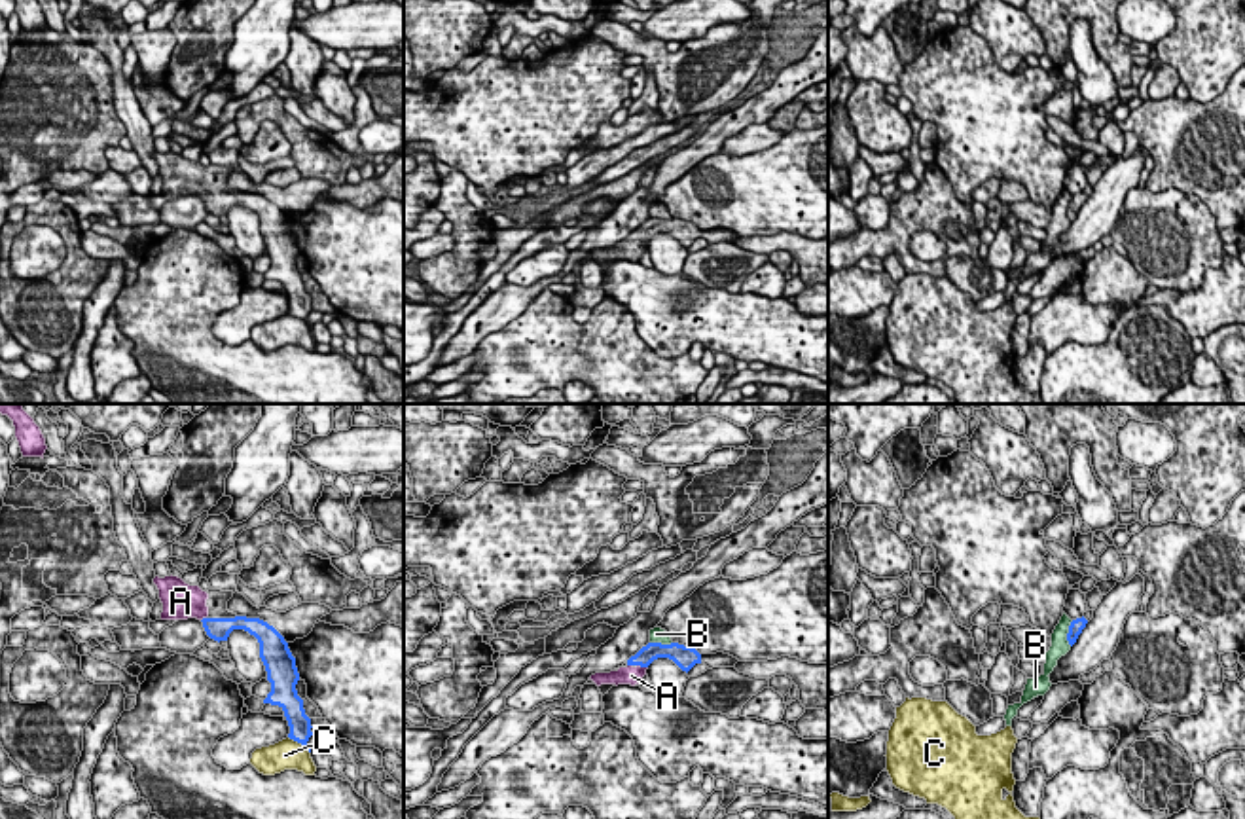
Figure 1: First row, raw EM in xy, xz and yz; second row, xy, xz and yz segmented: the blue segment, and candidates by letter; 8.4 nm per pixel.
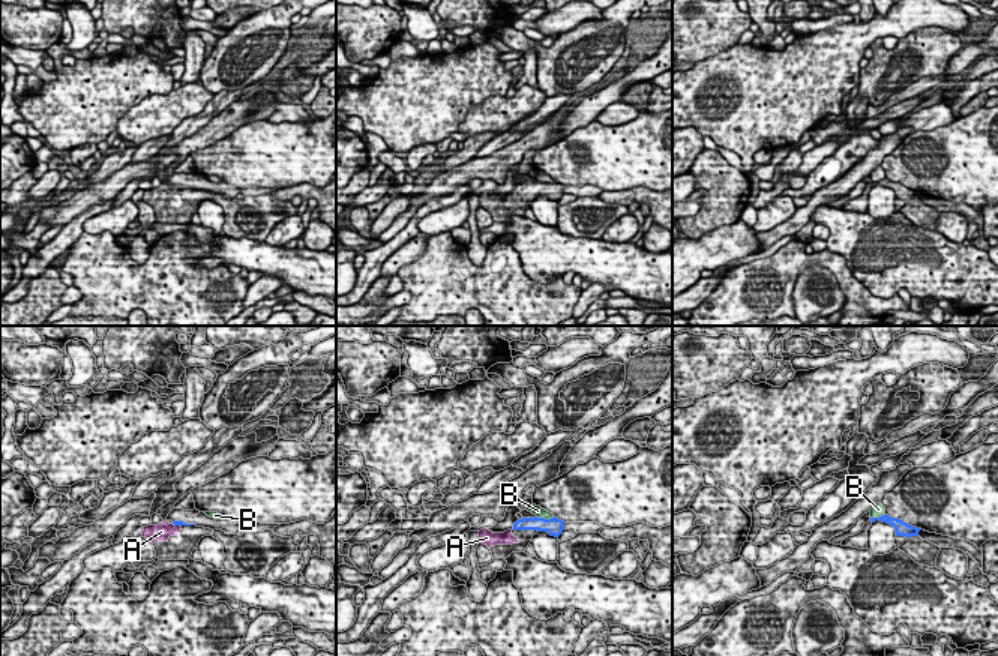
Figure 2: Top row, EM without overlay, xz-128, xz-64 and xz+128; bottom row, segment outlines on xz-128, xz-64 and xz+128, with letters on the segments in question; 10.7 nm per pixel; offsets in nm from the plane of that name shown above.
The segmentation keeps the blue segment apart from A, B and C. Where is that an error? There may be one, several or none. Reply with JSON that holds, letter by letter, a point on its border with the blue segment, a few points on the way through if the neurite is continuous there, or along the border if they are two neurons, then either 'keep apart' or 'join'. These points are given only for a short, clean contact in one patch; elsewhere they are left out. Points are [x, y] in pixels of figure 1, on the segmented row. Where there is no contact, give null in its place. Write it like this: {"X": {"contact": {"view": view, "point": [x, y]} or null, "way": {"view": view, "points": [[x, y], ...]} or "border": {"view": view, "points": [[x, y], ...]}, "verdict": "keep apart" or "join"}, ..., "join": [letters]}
{"A": {"contact": {"view": "xz", "point": [643, 666]}, "way": {"view": "xz", "points": [[652, 651], [643, 666], [631, 675]]}, "verdict": "join"}, "B": {"contact": {"view": "yz", "point": [1067, 634]}, "border": {"view": "yz", "points": [[1073, 620], [1067, 632], [1069, 645]]}, "verdict": "keep apart"}, "C": {"contact": {"view": "xy", "point": [298, 742]}, "verdict": "keep apart"}, "join": ["A"]}

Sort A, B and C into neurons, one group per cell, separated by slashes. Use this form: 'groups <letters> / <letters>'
groups A / B / C

